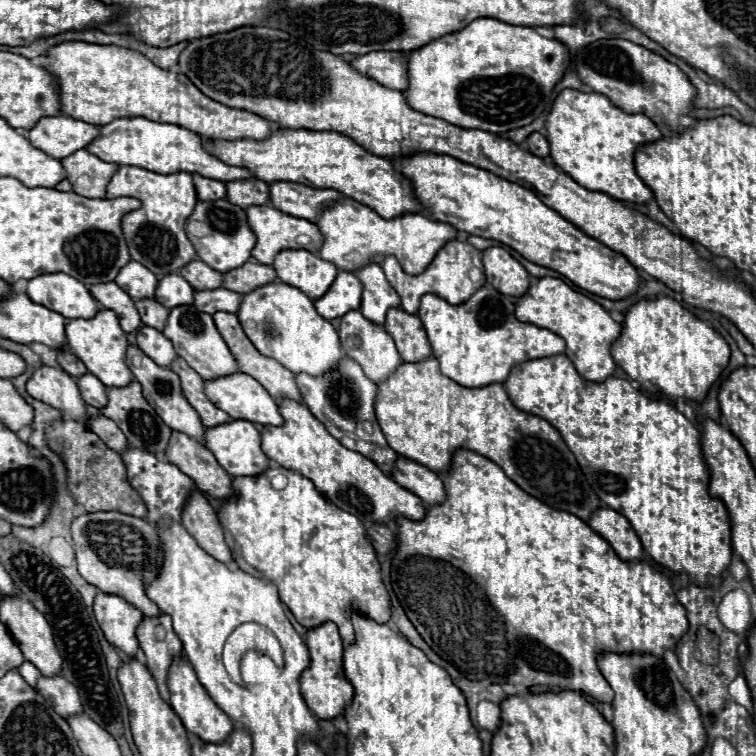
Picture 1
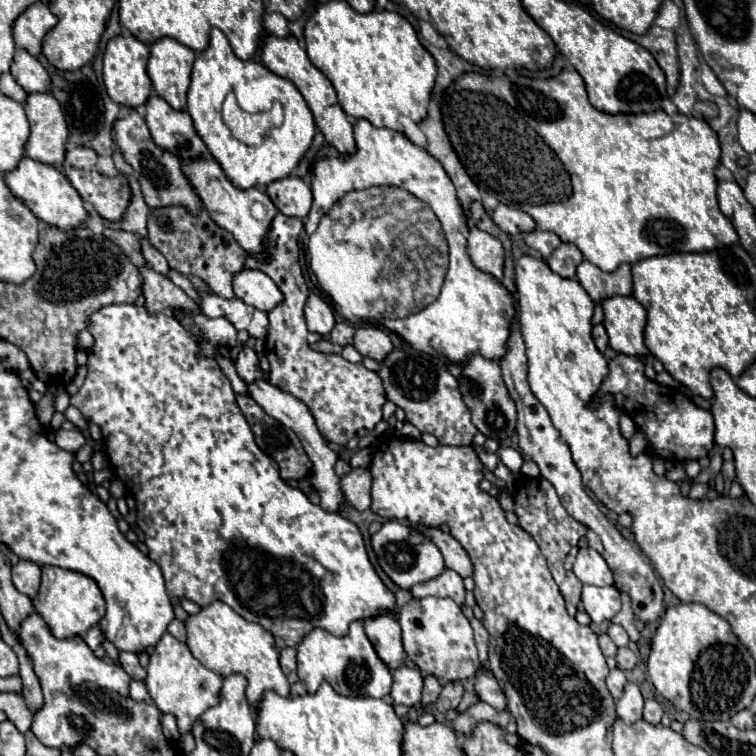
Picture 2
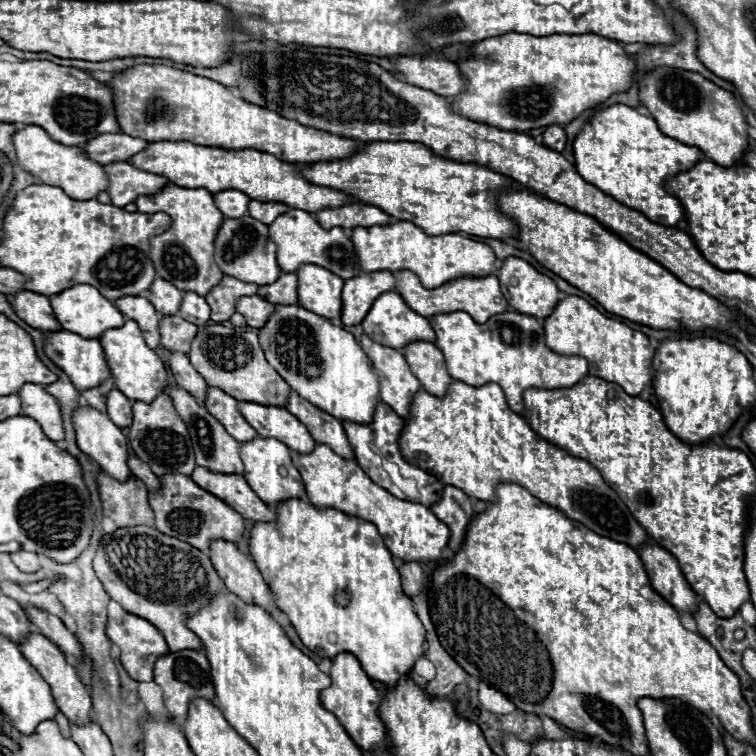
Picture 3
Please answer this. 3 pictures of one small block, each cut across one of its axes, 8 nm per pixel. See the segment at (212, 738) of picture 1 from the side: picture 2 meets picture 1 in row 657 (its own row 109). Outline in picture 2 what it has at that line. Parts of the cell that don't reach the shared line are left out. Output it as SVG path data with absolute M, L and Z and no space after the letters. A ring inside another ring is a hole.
M158 38L150 46L148 76L160 98L172 108L184 110L184 92L188 92L188 72L196 54L174 38Z

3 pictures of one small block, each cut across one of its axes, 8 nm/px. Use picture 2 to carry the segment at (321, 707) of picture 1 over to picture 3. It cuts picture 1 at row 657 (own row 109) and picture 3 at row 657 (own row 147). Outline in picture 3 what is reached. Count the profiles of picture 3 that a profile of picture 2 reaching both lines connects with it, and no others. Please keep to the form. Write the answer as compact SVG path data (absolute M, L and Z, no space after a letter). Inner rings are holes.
M340 652L332 658L332 668L330 668L330 678L332 684L328 688L324 688L320 692L320 702L326 710L330 710L332 714L336 714L336 718L340 720L340 724L344 726L344 730L348 732L348 736L364 750L370 750L376 744L386 744L386 728L380 722L376 710L380 706L380 694L378 690L372 686L370 678L364 674L364 670L360 668L360 662L356 660L354 654L350 652Z

